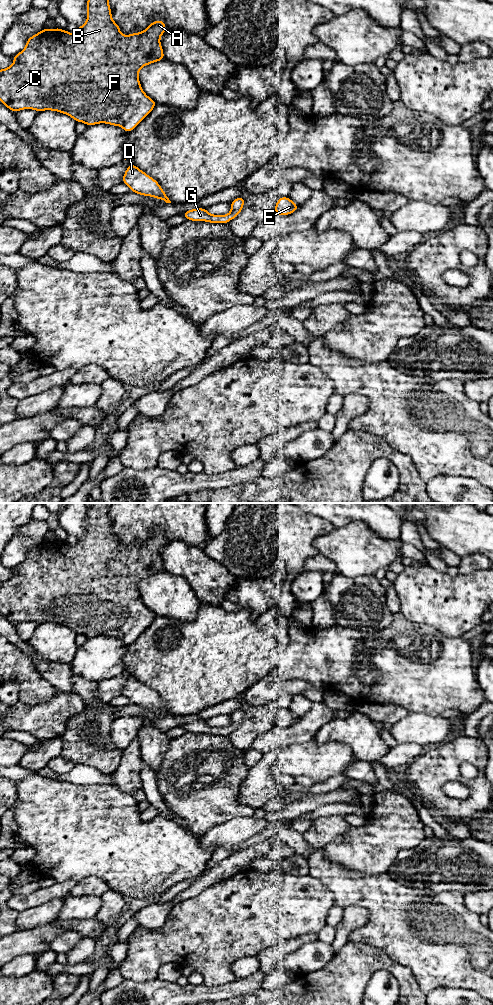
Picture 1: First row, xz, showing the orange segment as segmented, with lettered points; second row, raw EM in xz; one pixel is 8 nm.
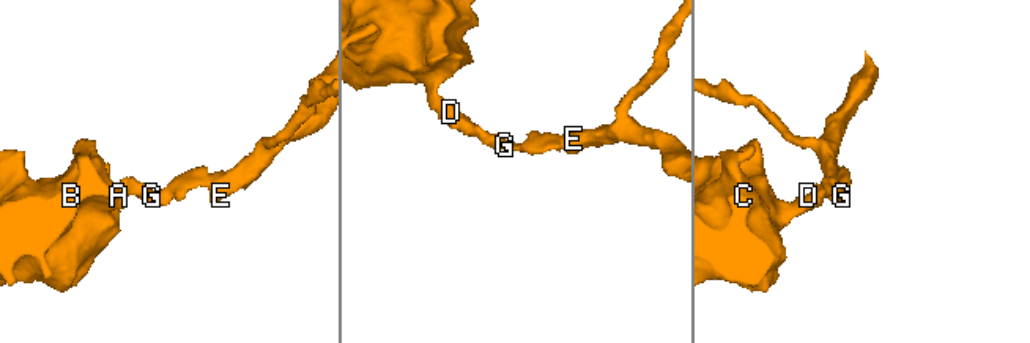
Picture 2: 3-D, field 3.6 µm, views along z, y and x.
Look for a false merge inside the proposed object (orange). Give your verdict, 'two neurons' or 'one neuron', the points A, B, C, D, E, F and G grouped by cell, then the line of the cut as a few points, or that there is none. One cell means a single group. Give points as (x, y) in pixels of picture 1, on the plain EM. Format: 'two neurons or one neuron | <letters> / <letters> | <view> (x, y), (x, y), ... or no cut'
one neuron | A B C D E F G | no cut

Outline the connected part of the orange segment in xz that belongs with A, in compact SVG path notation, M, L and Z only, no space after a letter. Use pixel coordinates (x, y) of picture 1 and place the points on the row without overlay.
M92 503L88 508L86 522L87 533L74 546L59 539L44 540L27 551L25 560L13 568L13 576L0 582L0 614L14 625L23 621L57 623L87 638L106 635L121 638L129 645L157 617L143 603L138 586L142 579L165 571L160 555L160 549L166 543L165 534L156 532L144 543L122 547L119 537L111 529L109 503Z

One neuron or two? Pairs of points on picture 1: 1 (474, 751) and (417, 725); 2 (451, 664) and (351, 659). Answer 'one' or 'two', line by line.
1: two
2: one

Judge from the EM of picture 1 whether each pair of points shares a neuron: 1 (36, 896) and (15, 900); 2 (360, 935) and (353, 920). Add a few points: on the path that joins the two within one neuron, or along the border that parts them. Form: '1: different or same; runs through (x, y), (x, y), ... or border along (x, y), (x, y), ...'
1: same; runs through (31, 900), (20, 901)
2: different; border along (367, 908), (368, 921), (354, 929), (347, 940)

